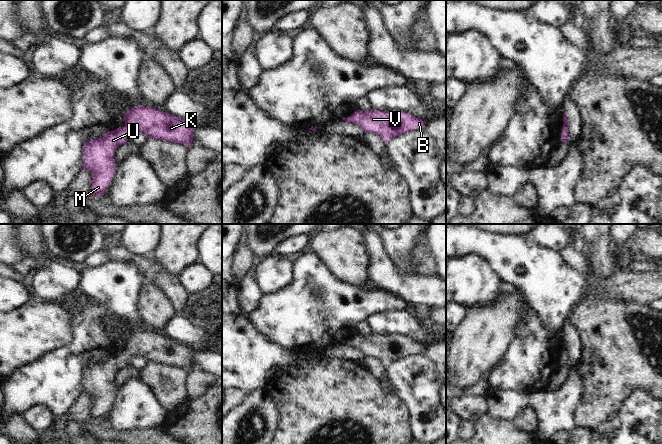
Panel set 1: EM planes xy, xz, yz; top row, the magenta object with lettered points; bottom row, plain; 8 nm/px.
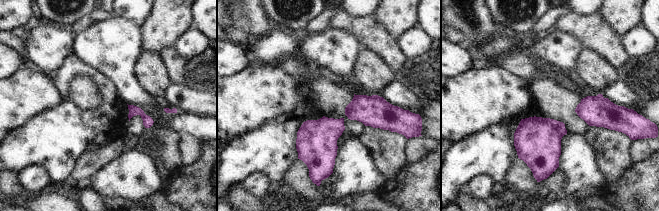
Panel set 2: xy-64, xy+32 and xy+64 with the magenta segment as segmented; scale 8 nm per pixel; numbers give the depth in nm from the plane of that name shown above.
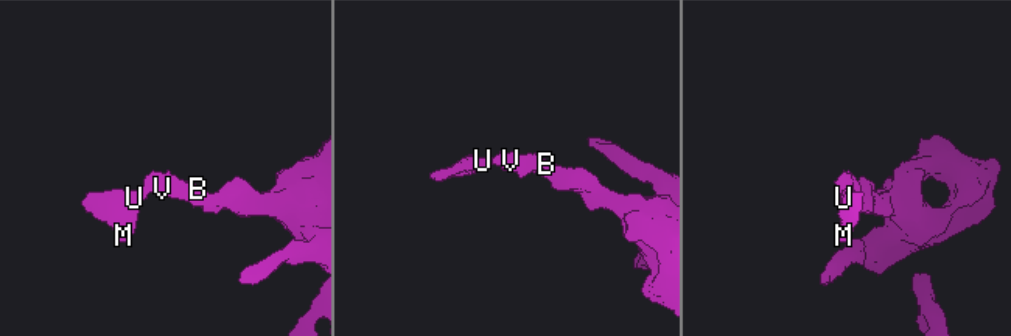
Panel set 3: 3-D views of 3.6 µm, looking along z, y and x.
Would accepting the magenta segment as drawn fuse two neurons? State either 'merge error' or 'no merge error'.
no merge error

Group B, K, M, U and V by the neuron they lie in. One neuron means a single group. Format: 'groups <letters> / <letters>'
groups B K M U V

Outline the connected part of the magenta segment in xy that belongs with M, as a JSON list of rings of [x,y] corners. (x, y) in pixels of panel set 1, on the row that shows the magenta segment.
[[[136,106],[126,111],[124,116],[125,125],[115,130],[108,131],[102,138],[93,138],[85,143],[83,147],[83,169],[88,170],[93,176],[92,193],[100,197],[115,174],[115,150],[128,141],[129,134],[133,132],[145,133],[148,137],[181,143],[187,147],[192,146],[193,132],[195,127],[190,123],[153,107]]]

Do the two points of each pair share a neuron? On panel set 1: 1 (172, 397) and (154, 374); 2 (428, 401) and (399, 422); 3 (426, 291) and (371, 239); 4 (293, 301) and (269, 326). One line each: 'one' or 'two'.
1: one
2: two
3: one
4: one

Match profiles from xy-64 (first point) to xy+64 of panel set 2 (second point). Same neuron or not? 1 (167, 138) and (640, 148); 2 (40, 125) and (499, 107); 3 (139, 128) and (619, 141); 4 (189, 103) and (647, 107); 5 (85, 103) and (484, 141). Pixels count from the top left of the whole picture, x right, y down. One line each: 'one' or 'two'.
1: two
2: two
3: two
4: two
5: two

